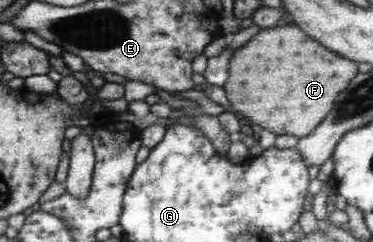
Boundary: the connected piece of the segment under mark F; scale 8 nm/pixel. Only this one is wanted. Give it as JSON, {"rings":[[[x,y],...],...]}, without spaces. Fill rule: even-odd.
{"rings":[[[283,24],[272,28],[263,28],[247,45],[236,49],[228,66],[228,80],[222,88],[226,91],[227,99],[235,111],[255,121],[263,129],[275,135],[309,135],[333,109],[337,95],[353,81],[357,75],[357,63],[339,57],[337,53],[325,49],[315,39],[305,35],[298,25]]]}

